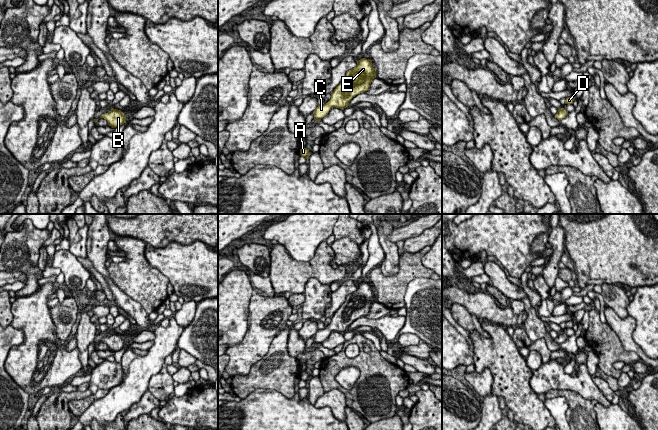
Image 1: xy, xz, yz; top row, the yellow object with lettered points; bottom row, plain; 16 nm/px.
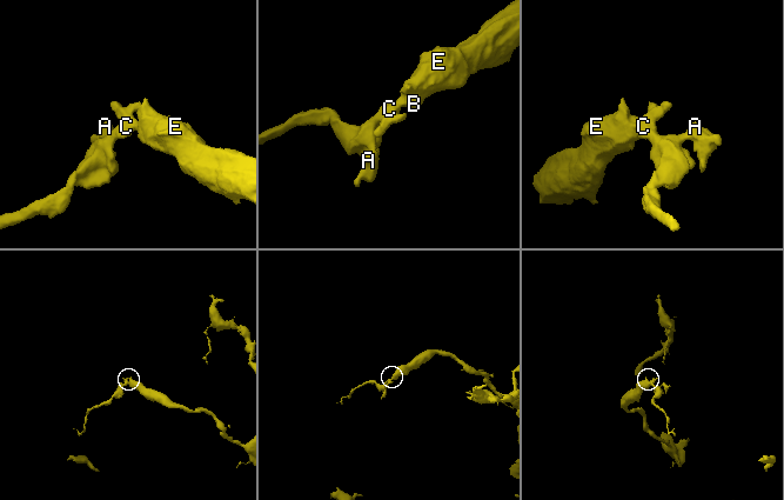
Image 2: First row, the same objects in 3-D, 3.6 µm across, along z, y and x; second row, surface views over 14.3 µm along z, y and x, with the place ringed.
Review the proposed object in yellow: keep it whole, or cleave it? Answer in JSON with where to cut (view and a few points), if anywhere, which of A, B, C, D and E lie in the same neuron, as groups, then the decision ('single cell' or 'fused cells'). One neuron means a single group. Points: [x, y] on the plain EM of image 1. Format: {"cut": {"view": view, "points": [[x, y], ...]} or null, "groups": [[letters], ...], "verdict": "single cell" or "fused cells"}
{"cut": null, "groups": [["A", "B", "C", "D", "E"]], "verdict": "single cell"}

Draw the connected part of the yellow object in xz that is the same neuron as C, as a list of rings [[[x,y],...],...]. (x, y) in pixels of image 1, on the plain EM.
[[[366,282],[358,284],[357,290],[347,295],[345,302],[334,313],[331,323],[315,333],[314,344],[321,344],[333,331],[340,333],[348,331],[353,321],[370,312],[374,302],[376,302],[376,293],[373,292],[372,285]]]

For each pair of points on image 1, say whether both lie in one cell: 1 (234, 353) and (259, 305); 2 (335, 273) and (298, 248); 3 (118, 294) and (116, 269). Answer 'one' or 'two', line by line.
1: one
2: two
3: two

